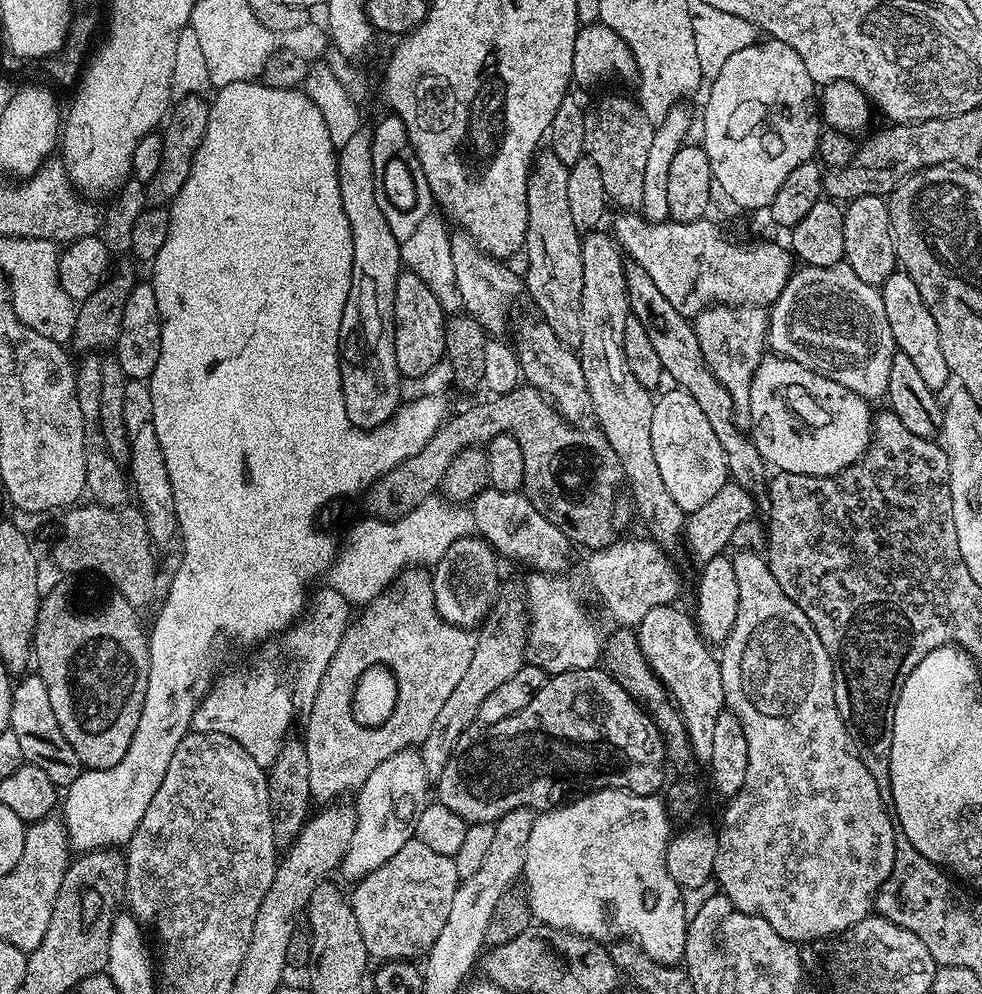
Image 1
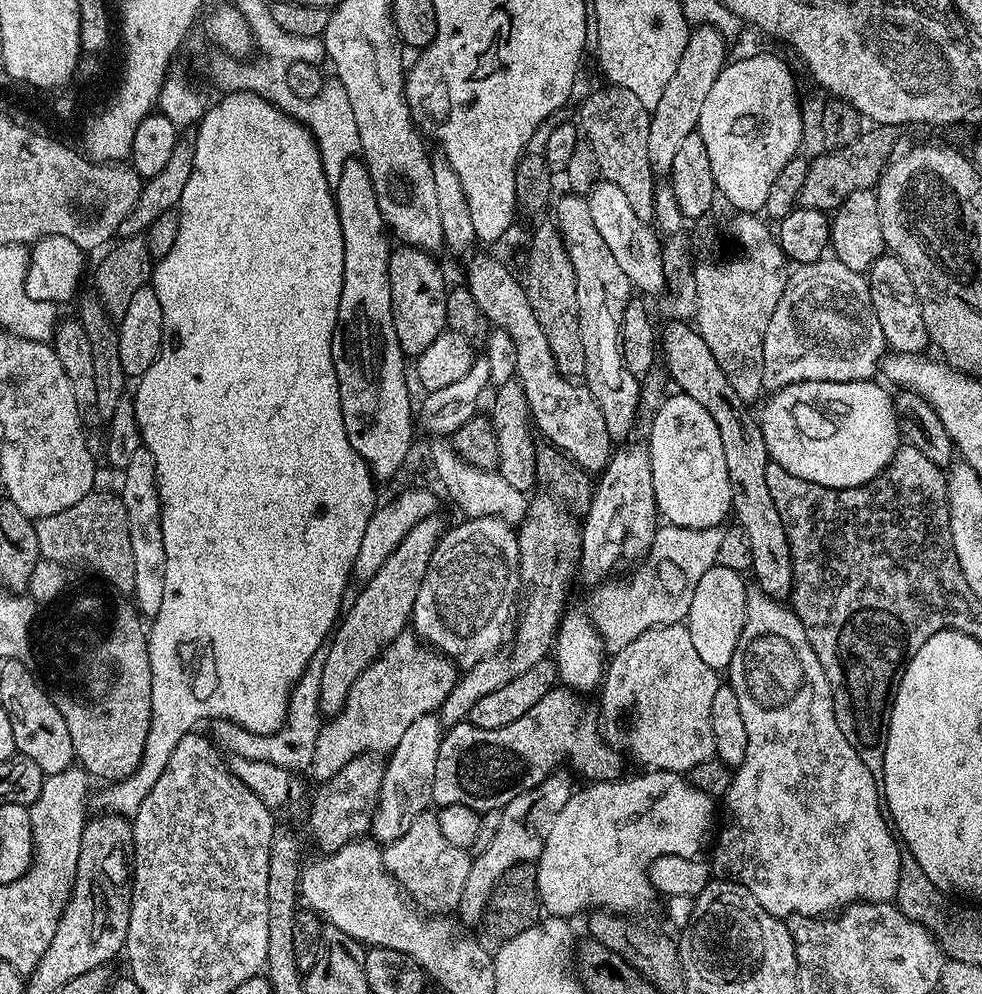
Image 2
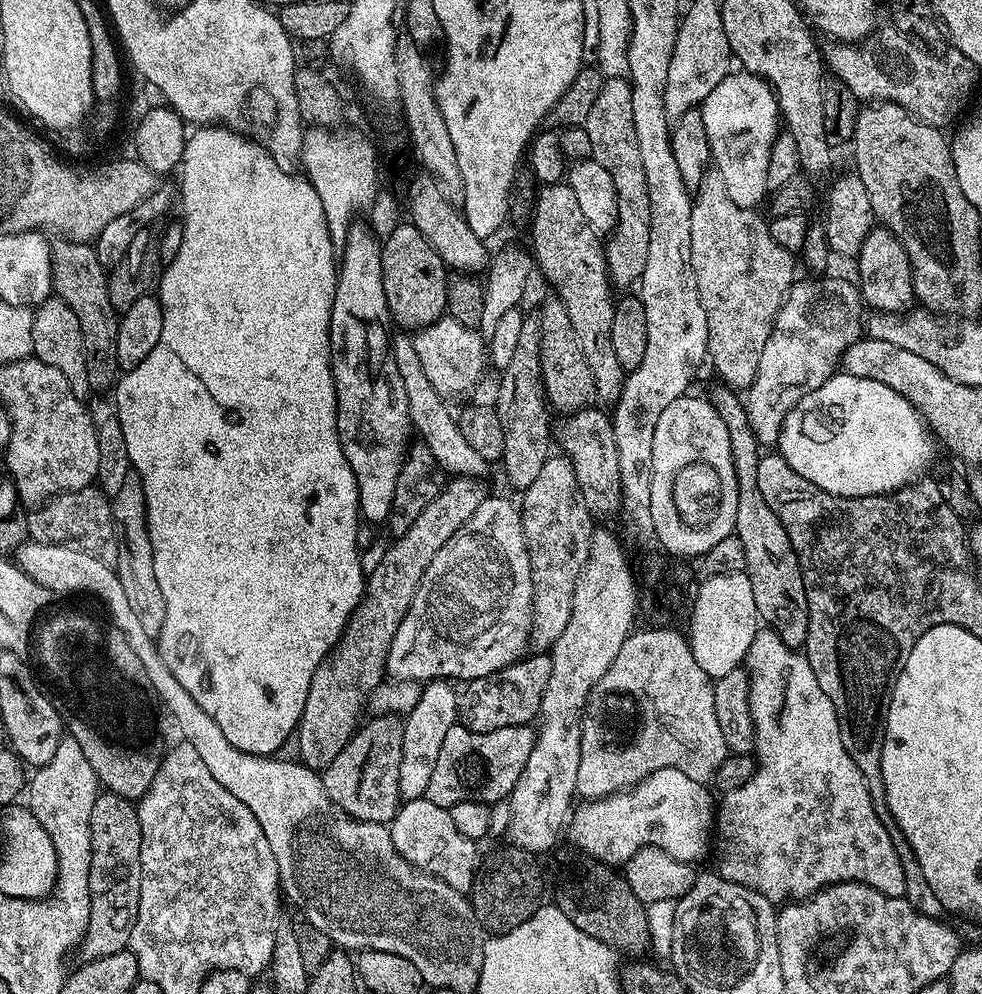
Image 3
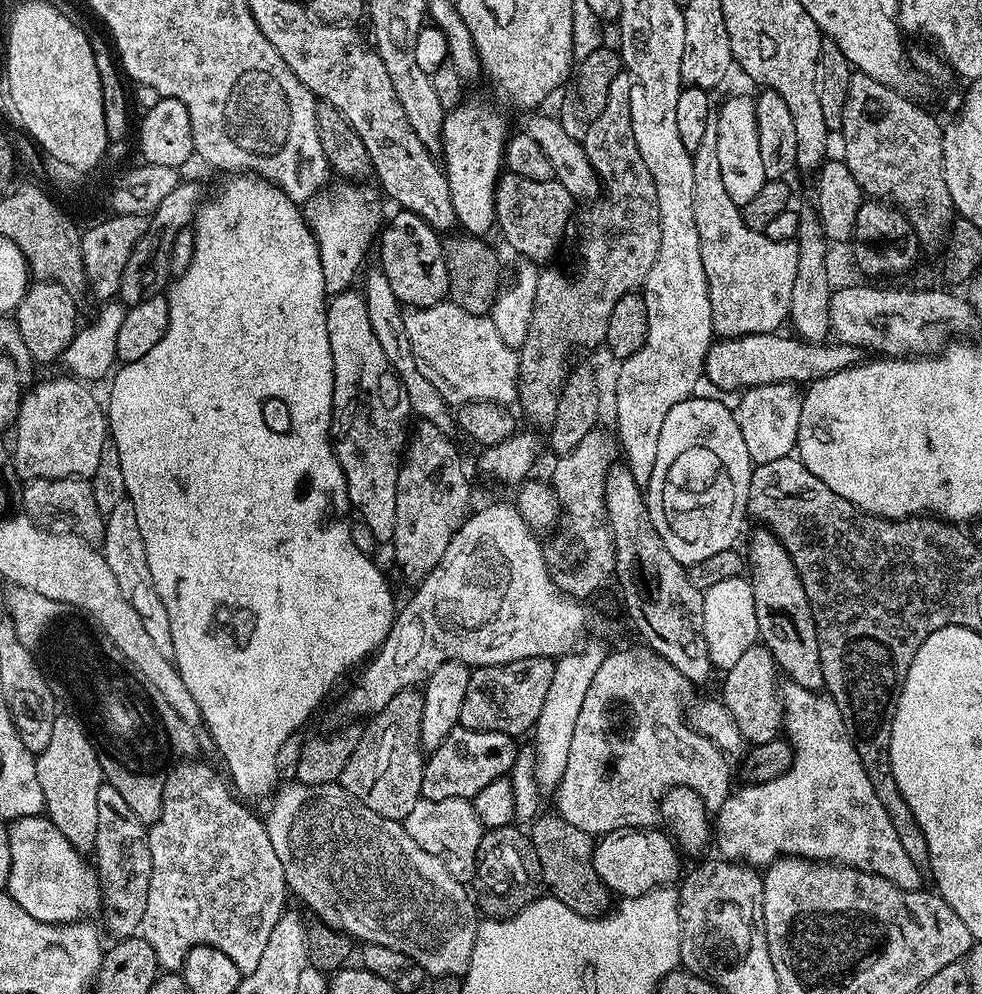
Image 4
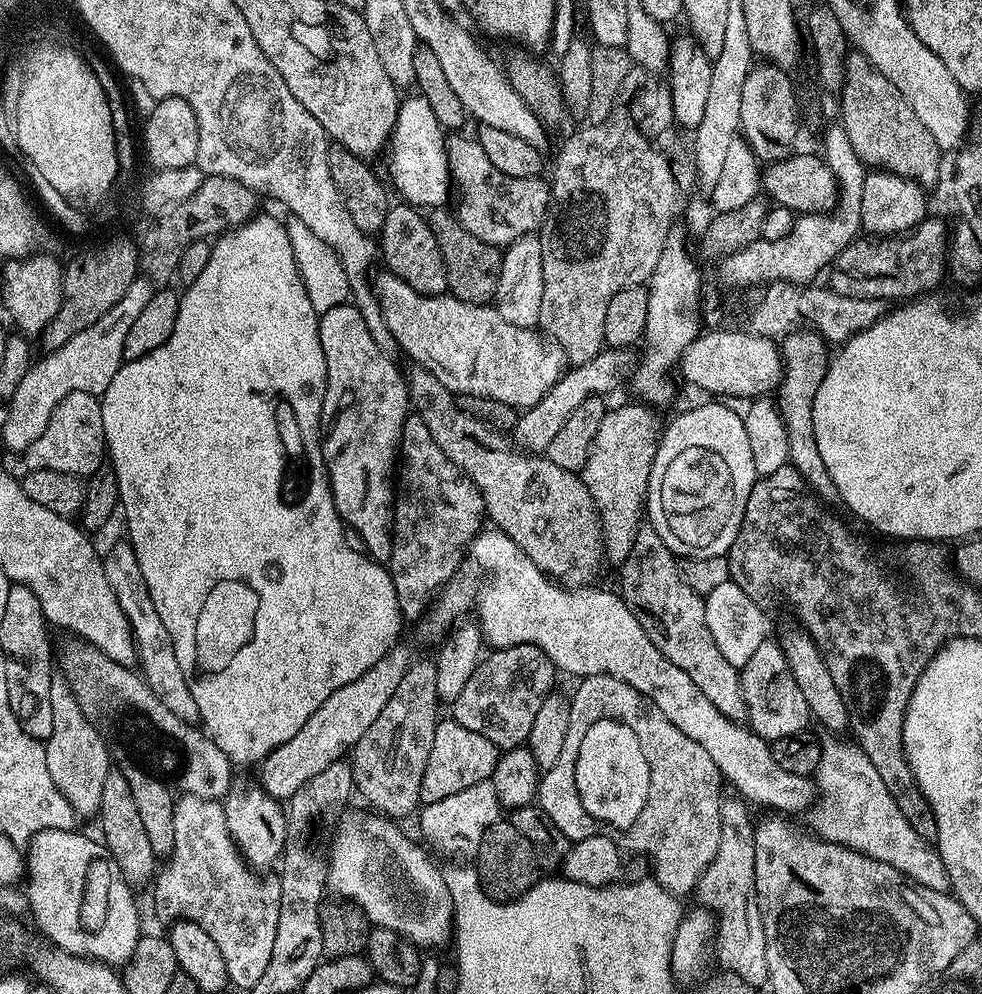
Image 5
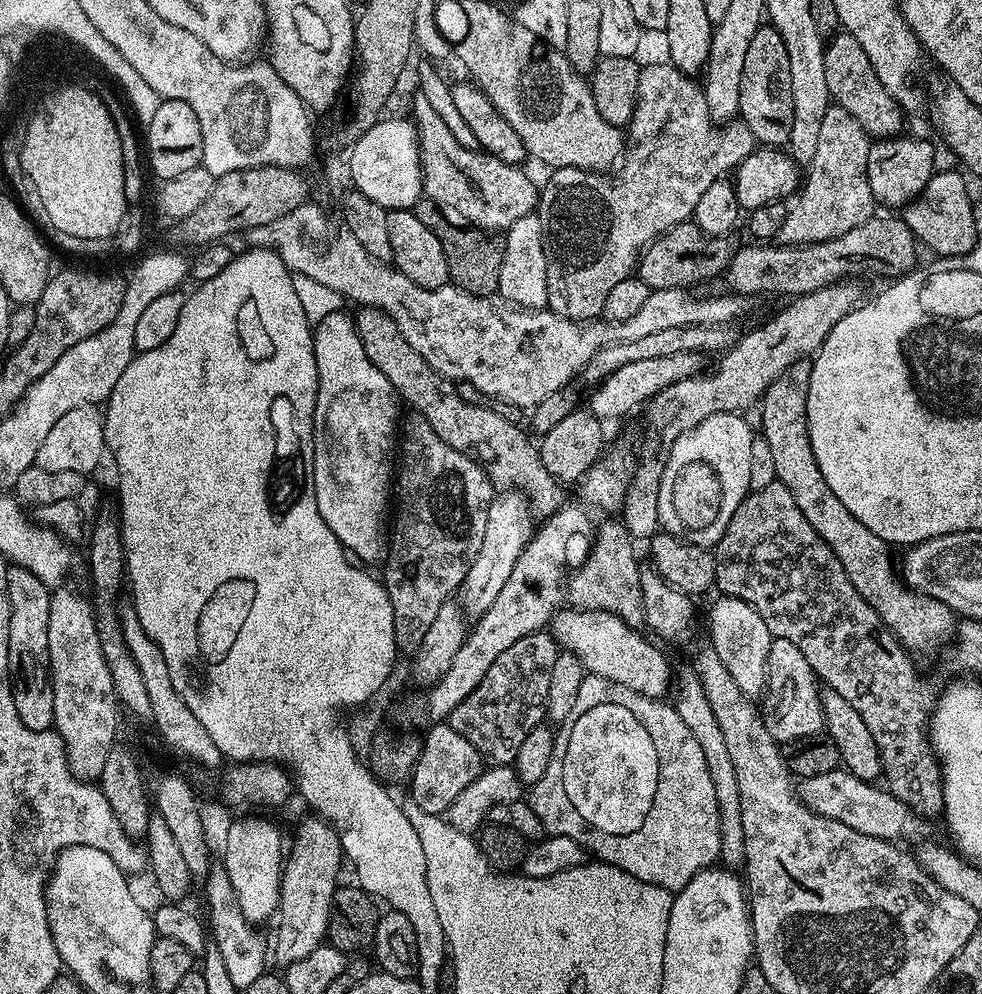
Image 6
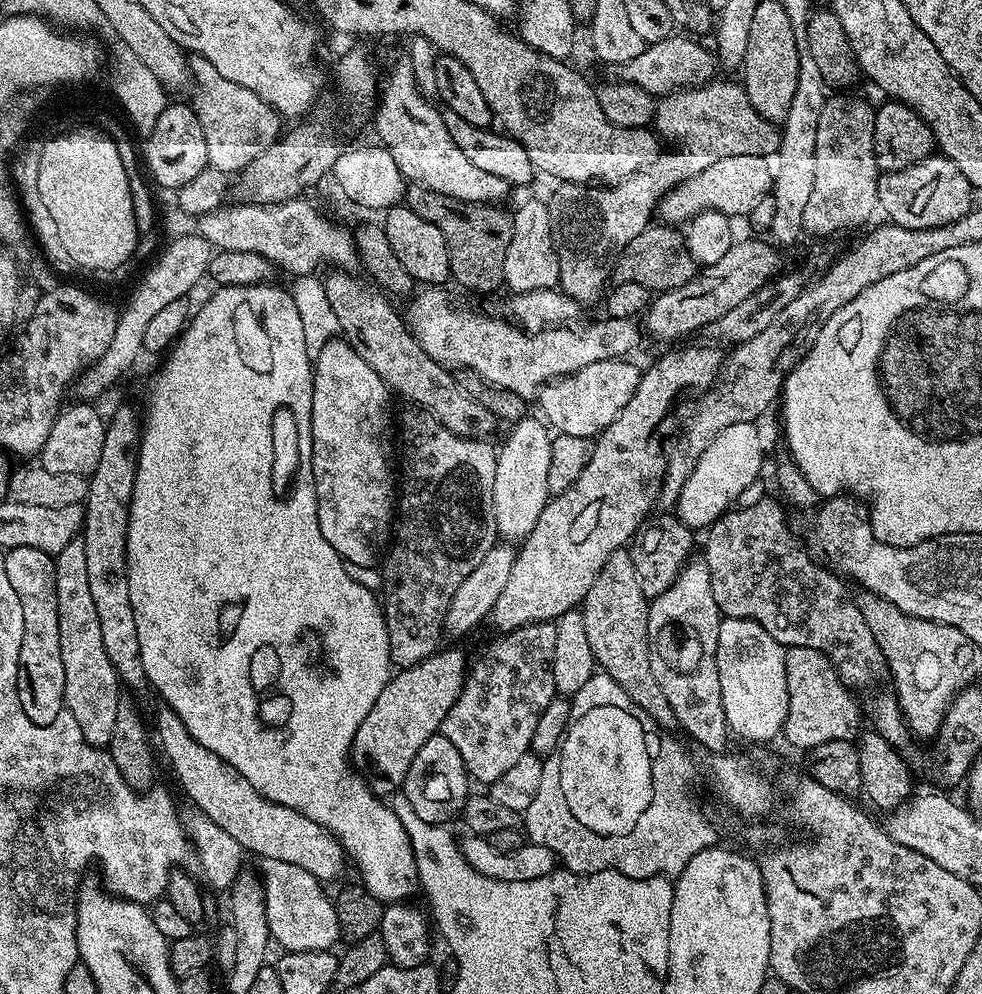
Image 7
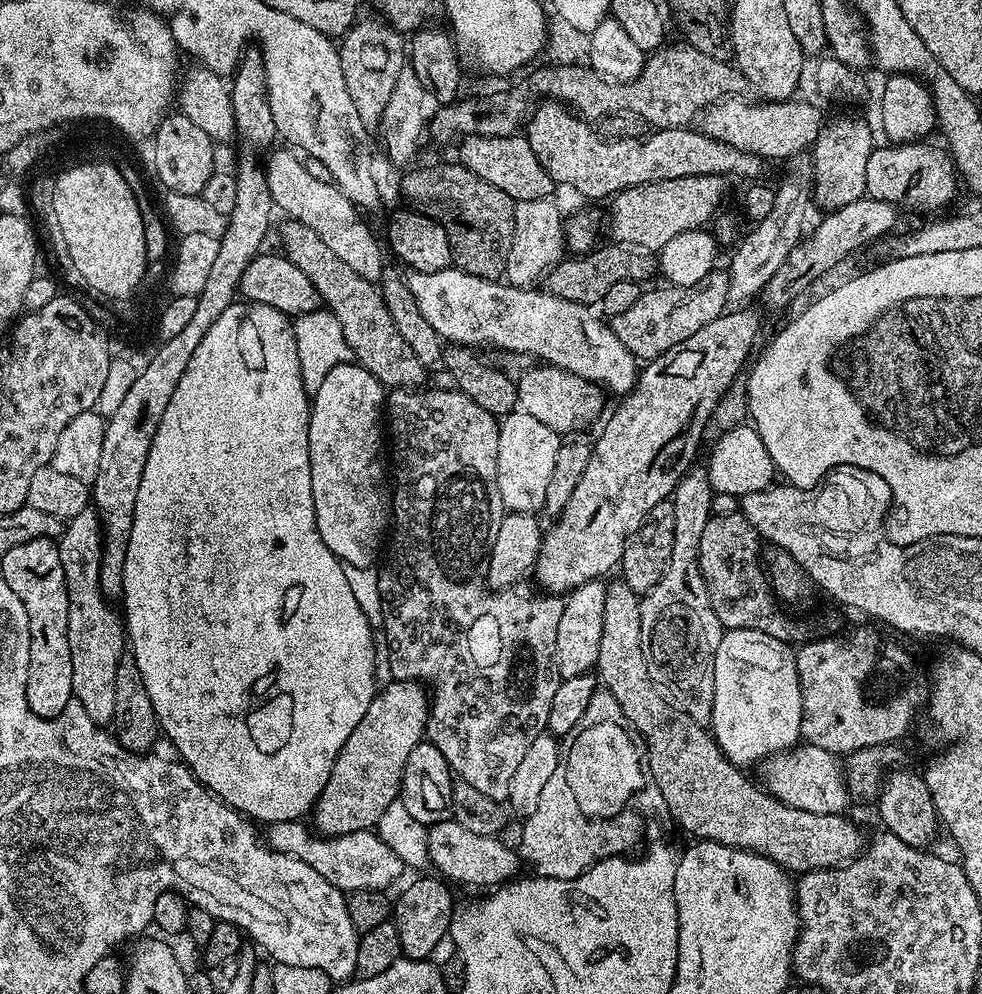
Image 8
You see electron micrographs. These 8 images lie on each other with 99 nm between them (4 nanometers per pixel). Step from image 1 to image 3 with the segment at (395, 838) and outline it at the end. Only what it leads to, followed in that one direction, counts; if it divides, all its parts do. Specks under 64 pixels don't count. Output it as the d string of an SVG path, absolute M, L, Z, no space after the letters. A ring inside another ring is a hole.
M447 679L427 681L420 691L418 702L403 717L404 733L402 734L402 758L398 786L404 800L418 800L427 793L430 786L430 774L434 774L434 762L438 762L438 750L442 750L442 742L446 734L458 722L460 702L457 689L454 690L451 686L453 687Z

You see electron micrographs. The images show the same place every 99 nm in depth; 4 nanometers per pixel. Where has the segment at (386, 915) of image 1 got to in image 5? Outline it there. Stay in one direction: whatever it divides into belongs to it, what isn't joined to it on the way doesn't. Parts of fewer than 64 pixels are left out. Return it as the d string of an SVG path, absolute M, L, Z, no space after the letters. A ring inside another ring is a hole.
M485 782L470 786L466 790L458 790L458 794L442 798L442 802L424 804L419 809L419 816L420 832L429 840L427 843L433 849L436 847L448 856L456 856L452 858L472 858L482 846L482 834L486 834L488 827L501 819L502 809L498 802L498 794L494 794L494 786Z

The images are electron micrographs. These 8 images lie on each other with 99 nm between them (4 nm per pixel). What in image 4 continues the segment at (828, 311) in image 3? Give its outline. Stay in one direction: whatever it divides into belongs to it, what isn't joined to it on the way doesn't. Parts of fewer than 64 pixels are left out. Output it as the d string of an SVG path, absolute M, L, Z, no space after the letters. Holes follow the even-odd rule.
M767 384L747 389L743 395L735 414L753 465L793 455L796 452L798 422L802 418L801 389L794 384Z

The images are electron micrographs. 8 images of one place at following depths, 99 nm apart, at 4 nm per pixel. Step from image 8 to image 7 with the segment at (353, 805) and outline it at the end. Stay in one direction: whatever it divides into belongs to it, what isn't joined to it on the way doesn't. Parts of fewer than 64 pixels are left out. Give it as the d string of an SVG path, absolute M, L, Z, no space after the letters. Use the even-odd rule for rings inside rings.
M448 648L445 652L437 650L422 662L389 675L382 694L378 694L374 706L370 706L370 714L362 718L350 753L353 765L372 764L373 770L384 779L379 788L381 793L395 793L403 785L414 754L418 754L422 742L441 731L446 714L450 714L454 702L458 702L469 672L470 660L458 649Z

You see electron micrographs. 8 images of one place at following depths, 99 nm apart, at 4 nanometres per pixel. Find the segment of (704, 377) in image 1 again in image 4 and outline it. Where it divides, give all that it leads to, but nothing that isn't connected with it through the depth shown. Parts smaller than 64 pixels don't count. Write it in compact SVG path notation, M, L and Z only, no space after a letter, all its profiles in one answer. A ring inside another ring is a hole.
M760 526L757 529L757 532L748 540L746 572L754 590L754 614L758 614L759 639L776 659L777 669L783 675L785 672L791 683L798 684L811 692L820 692L824 688L824 679L822 678L822 658L818 654L818 630L814 626L810 602L806 598L806 590L802 586L802 578L786 550L786 546L782 546L779 538L769 528Z

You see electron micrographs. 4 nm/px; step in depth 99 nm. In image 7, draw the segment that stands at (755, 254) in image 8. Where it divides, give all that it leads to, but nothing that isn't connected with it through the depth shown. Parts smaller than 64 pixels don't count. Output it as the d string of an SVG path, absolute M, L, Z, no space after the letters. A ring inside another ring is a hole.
M801 55L798 66L798 90L794 90L794 99L790 101L790 110L780 128L780 145L770 157L772 170L772 191L774 198L774 222L770 229L771 243L777 246L792 244L804 232L802 214L806 202L814 191L814 173L816 158L814 150L818 146L818 117L826 99L826 85L822 70L814 63L814 58Z

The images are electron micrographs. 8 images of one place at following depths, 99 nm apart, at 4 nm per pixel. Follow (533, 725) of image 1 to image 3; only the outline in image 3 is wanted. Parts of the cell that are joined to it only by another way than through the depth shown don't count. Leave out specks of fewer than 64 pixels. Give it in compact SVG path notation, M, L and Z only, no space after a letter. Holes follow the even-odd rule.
M457 722L446 734L442 750L438 750L438 762L434 762L434 774L430 774L426 798L434 802L434 806L449 810L458 802L482 802L491 806L500 800L508 800L535 741L535 731L526 724L472 732Z

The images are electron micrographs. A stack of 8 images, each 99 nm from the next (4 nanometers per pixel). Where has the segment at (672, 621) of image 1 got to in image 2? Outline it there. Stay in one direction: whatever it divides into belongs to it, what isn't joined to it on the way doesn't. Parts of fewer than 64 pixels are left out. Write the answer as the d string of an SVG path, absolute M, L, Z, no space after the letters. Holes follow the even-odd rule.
M687 623L646 630L607 661L598 688L598 731L605 744L633 756L645 769L686 774L698 762L713 759L716 750L710 730L714 690L722 683L716 676L717 669L706 666L694 650Z

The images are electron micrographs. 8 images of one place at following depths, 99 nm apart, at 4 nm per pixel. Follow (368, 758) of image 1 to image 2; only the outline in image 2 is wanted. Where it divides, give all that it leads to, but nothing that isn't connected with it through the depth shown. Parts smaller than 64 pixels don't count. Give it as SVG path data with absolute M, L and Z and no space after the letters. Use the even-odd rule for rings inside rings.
M411 631L401 632L381 652L379 658L352 683L342 710L321 727L314 746L311 775L316 775L317 781L323 782L334 778L334 774L338 774L338 770L342 770L342 766L346 766L346 762L354 758L391 753L392 748L398 746L402 734L406 734L410 722L433 715L439 709L441 702L456 685L457 679L458 669L447 656L441 656L431 647L425 646Z

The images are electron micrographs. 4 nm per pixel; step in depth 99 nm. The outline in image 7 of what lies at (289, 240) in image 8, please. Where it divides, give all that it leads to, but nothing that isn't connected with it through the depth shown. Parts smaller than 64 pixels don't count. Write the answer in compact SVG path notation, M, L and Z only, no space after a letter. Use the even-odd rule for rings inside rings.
M332 270L329 273L323 277L324 289L330 298L330 306L334 306L340 336L358 350L358 355L371 366L374 374L378 374L378 378L382 378L382 382L386 382L388 389L397 397L400 395L408 400L404 402L409 405L425 408L438 418L438 422L442 422L442 426L459 436L476 438L498 428L490 410L486 410L486 406L478 406L478 402L458 386L455 375L422 350L408 329L405 317L396 313L395 306L391 304L393 301L387 295L381 294L371 283L363 284L358 277L352 276L356 274L351 271Z

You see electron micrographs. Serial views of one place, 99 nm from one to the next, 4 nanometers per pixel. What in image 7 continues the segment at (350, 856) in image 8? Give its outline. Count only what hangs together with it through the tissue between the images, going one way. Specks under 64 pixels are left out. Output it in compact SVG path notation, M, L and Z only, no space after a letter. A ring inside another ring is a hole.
M161 707L161 712L156 716L154 736L164 747L164 756L180 783L180 788L200 807L199 811L214 821L234 842L244 847L245 853L261 856L261 861L277 860L290 862L294 866L302 866L314 878L321 882L329 882L335 876L344 872L346 853L331 832L326 831L318 822L310 822L306 814L298 814L298 810L290 810L288 806L275 804L266 799L234 766L230 766L218 754L206 750L200 742L194 739L190 730L178 718L173 708Z

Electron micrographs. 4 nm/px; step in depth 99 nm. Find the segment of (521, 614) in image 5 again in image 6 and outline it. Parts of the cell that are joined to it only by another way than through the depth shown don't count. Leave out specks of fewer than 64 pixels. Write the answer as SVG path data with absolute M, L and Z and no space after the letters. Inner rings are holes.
M561 610L552 617L550 631L557 645L563 651L574 654L582 662L585 673L601 676L610 682L618 682L638 694L651 700L660 700L672 680L672 668L668 660L637 629L632 628L622 618L609 612L582 612L579 610ZM843 767L835 768L830 774L818 774L814 778L803 778L798 784L798 795L803 800L805 806L811 812L822 814L826 818L834 818L850 830L858 830L858 834L870 834L870 838L882 838L893 842L905 842L912 840L915 836L920 836L924 832L925 817L920 816L917 812L912 812L910 806L906 806L898 798L894 798L891 792L876 789L875 783L859 780L854 774L850 774Z

